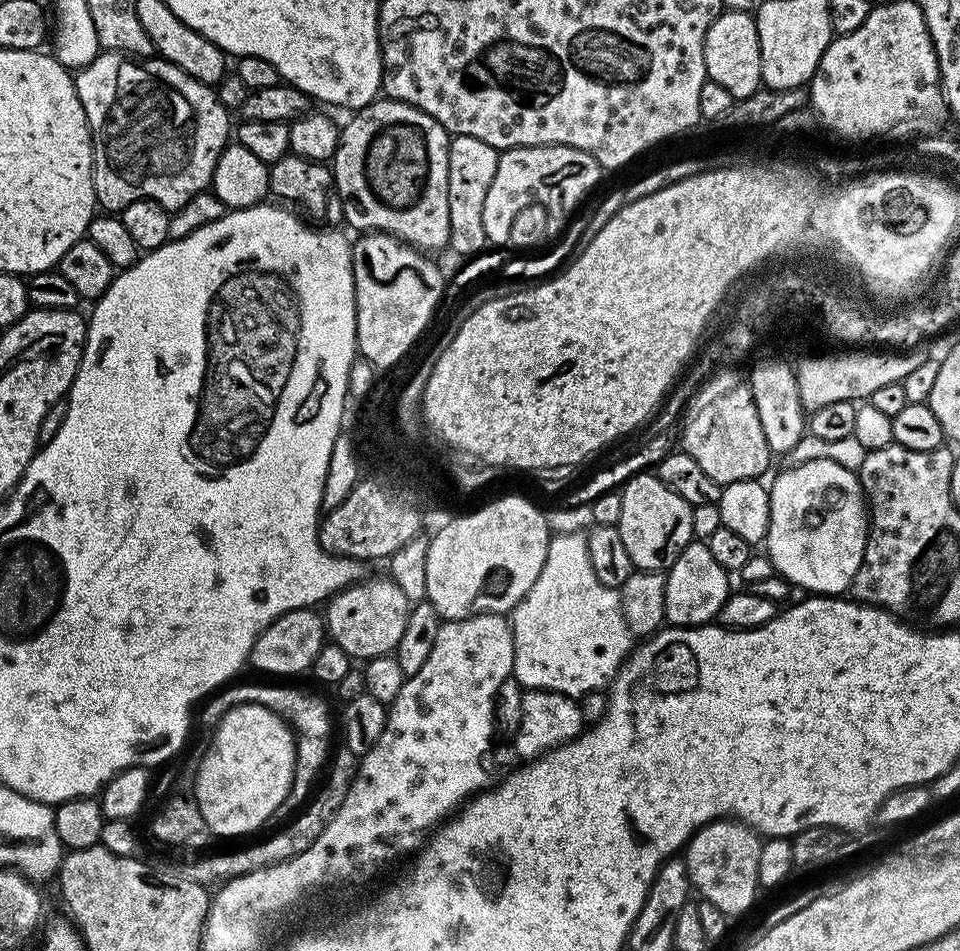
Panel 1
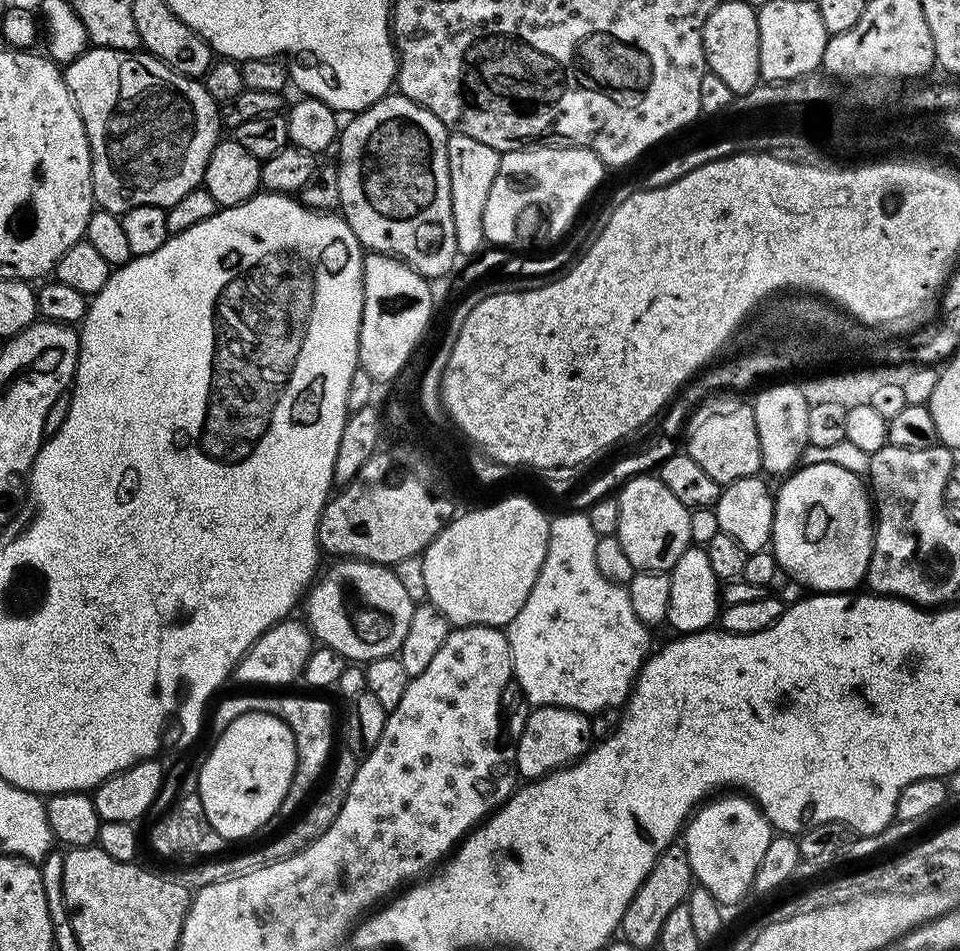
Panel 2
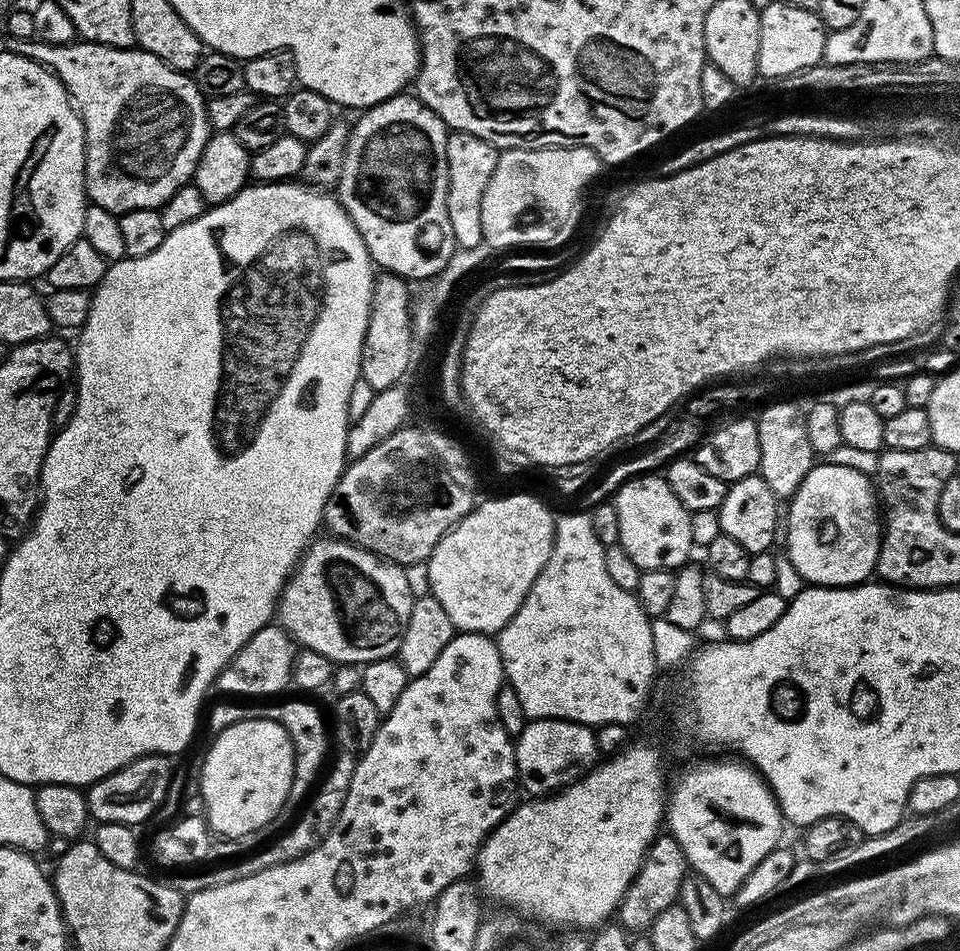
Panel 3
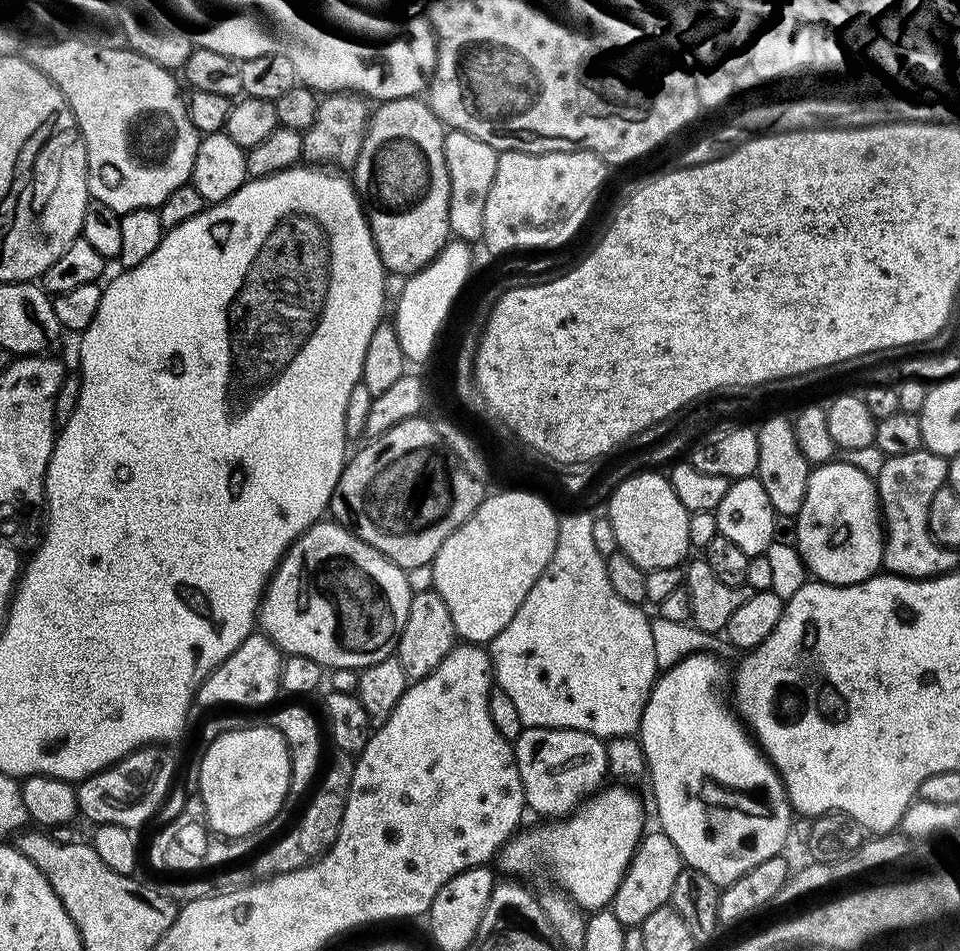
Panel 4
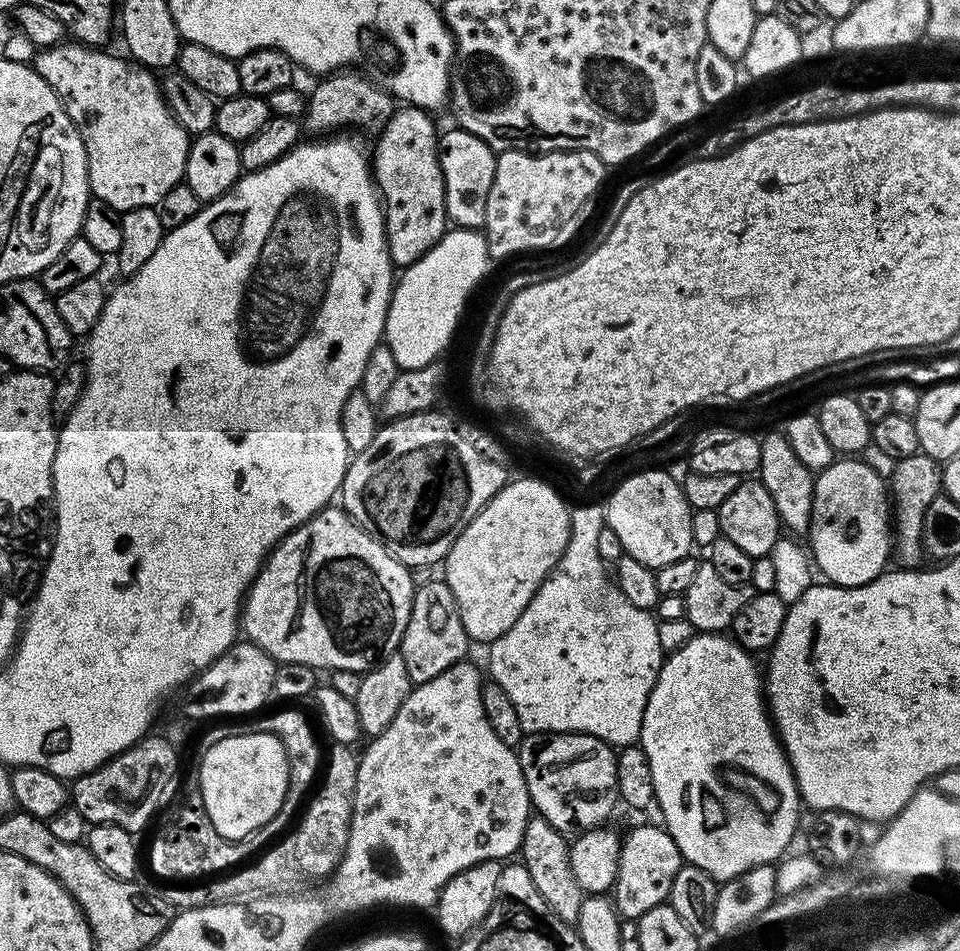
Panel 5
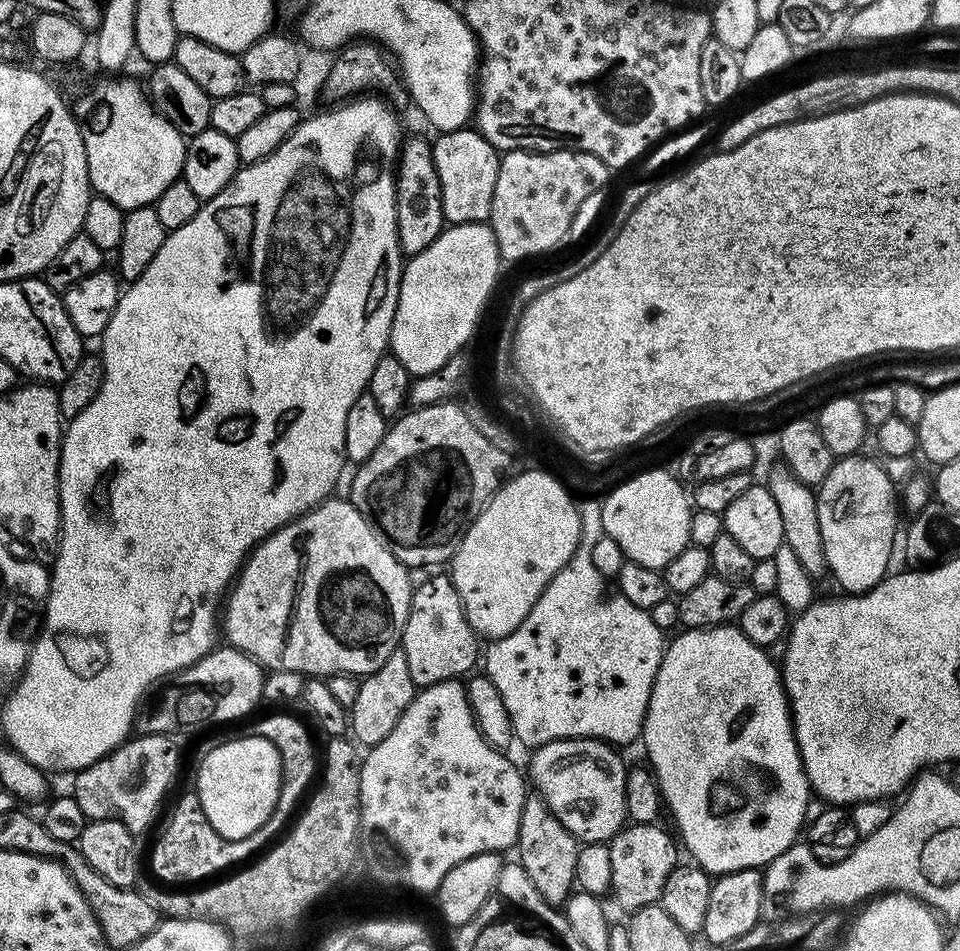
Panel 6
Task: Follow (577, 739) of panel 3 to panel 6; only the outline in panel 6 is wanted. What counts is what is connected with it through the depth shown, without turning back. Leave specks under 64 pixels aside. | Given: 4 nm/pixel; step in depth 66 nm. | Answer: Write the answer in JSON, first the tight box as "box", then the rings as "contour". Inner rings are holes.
{"box":[526,737,628,845],"contour":[[[585,737],[566,738],[546,742],[541,748],[531,749],[532,757],[528,760],[526,776],[537,793],[544,797],[550,810],[558,820],[574,834],[574,838],[580,841],[581,845],[602,844],[607,845],[617,836],[620,829],[625,827],[628,820],[626,810],[626,778],[628,768],[624,760],[619,756],[613,745],[602,740],[589,740]]]}

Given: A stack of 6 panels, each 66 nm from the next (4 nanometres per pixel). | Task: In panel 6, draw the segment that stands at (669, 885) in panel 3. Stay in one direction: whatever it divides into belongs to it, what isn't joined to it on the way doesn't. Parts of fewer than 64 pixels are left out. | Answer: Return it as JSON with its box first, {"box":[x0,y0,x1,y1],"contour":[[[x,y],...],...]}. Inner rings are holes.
{"box":[607,823,678,910],"contour":[[[629,823],[607,845],[612,867],[611,889],[616,900],[624,908],[637,910],[655,905],[664,895],[664,887],[670,874],[678,866],[676,844],[673,833],[655,824]],[[672,836],[673,840],[672,841]],[[676,843],[676,844],[675,844]]]}

